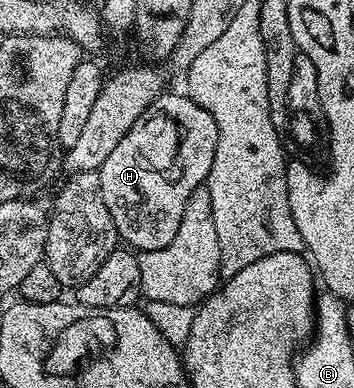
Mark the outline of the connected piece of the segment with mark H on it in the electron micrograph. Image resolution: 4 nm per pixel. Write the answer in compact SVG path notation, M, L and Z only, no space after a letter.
M171 92L160 93L97 171L101 179L101 199L105 199L105 207L109 207L120 242L135 251L157 251L173 243L173 235L177 235L177 227L181 227L181 215L185 215L185 203L189 203L189 195L206 182L217 151L217 123L213 123L213 115L193 98L182 92Z

